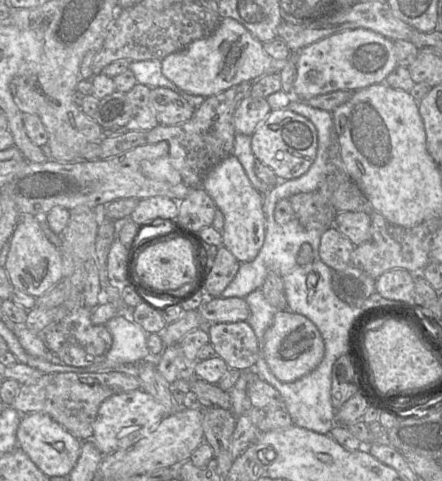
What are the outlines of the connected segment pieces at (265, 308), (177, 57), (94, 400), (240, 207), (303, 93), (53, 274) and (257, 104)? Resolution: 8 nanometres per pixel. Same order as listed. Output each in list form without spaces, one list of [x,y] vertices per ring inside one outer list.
[[[261,288],[254,290],[245,297],[250,314],[246,320],[253,328],[260,350],[260,355],[264,357],[264,336],[272,323],[276,308],[265,298]]]
[[[221,18],[210,35],[169,54],[161,63],[163,75],[180,89],[207,98],[242,82],[253,82],[264,75],[279,73],[286,65],[286,60],[269,56],[263,49],[263,43],[235,19]]]
[[[119,371],[44,374],[33,384],[23,384],[10,405],[22,415],[45,413],[82,442],[91,440],[100,405],[108,397],[140,389],[139,380]]]
[[[234,155],[224,158],[206,174],[201,187],[210,195],[217,209],[224,215],[223,246],[240,263],[254,260],[266,236],[263,194],[253,187],[240,161]]]
[[[358,28],[335,33],[314,42],[297,52],[296,70],[292,96],[305,101],[317,95],[335,91],[357,91],[373,84],[384,83],[387,76],[398,66],[393,41],[379,33]]]
[[[22,215],[9,242],[4,268],[14,288],[38,298],[63,279],[60,250],[46,237],[36,216]]]
[[[246,96],[240,101],[234,112],[236,133],[252,135],[271,111],[266,98]]]

